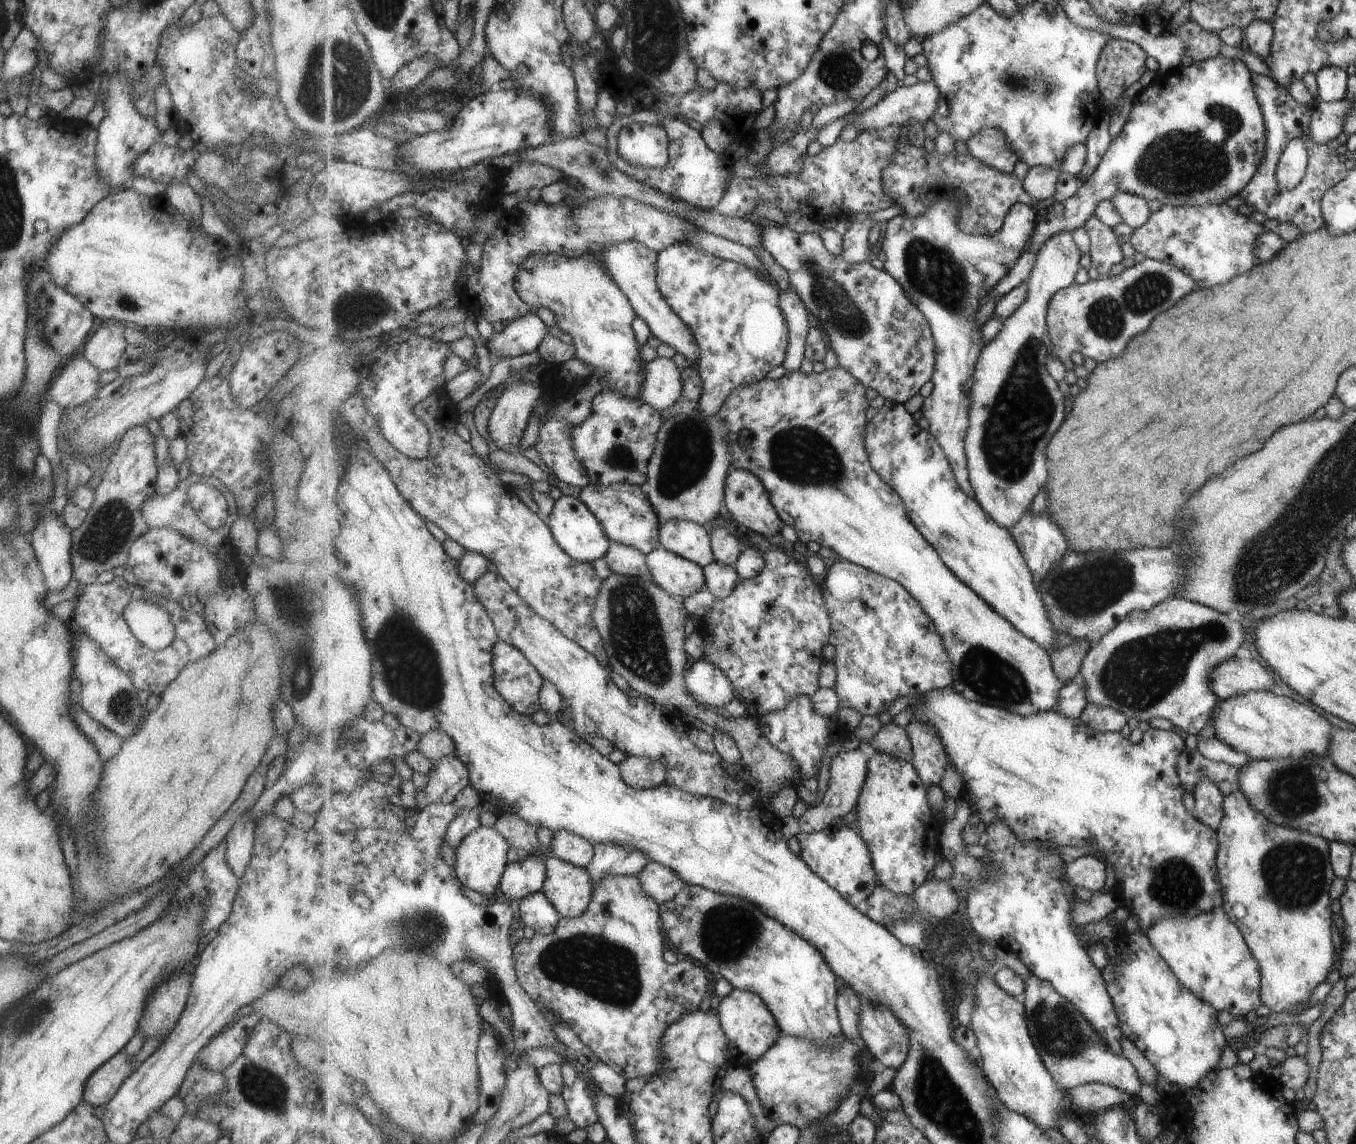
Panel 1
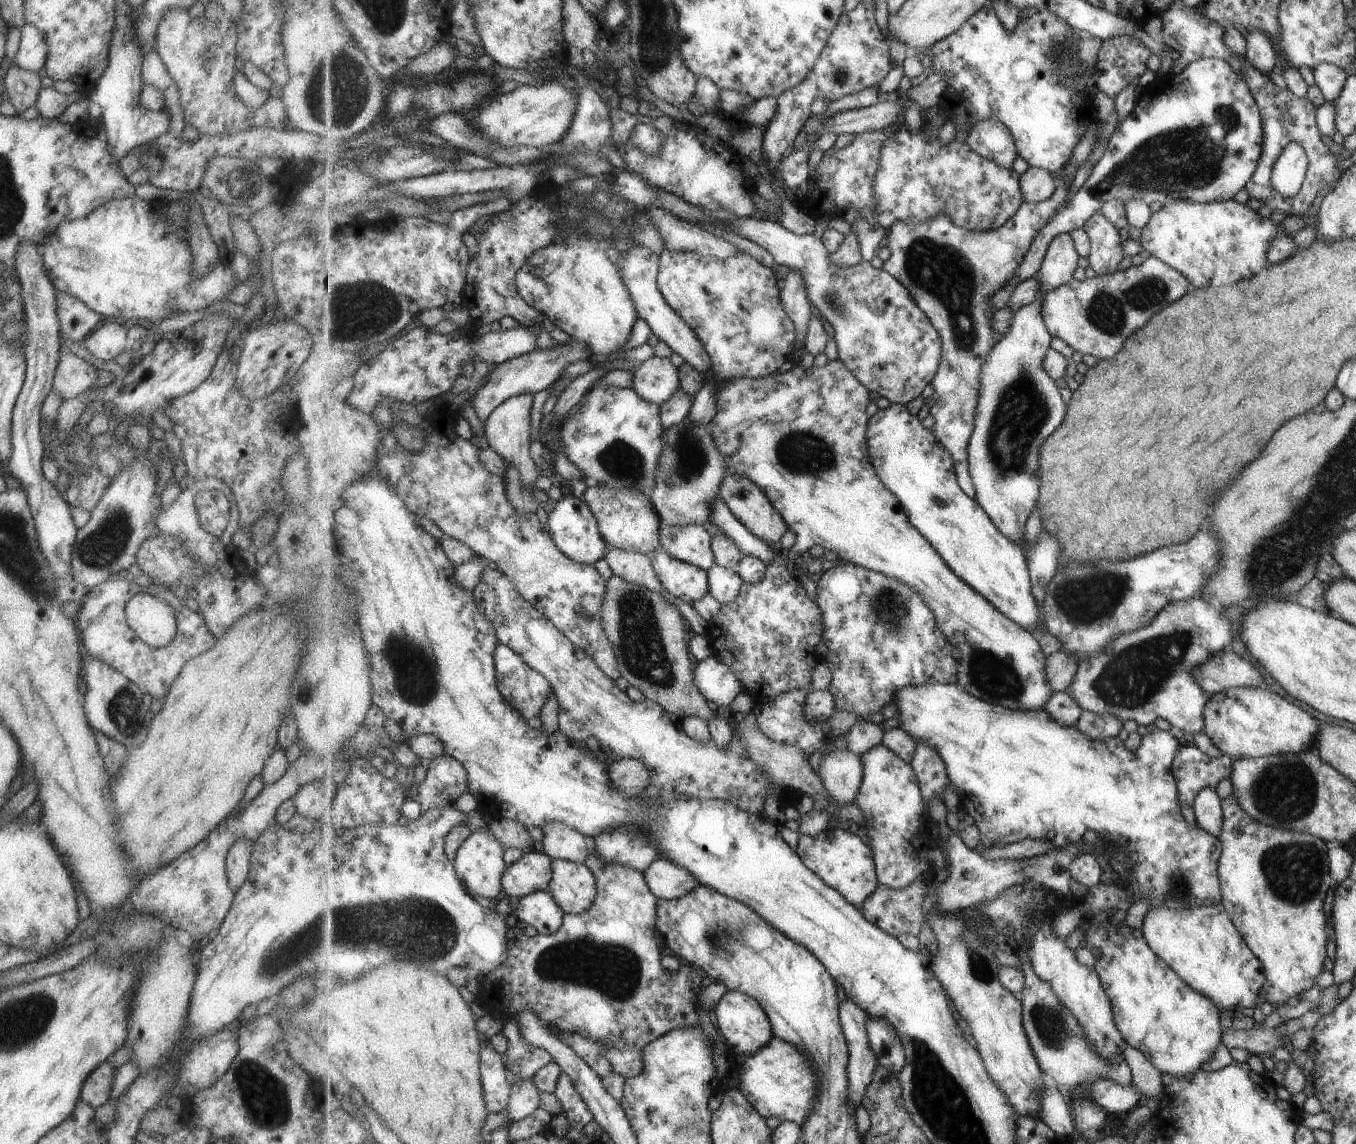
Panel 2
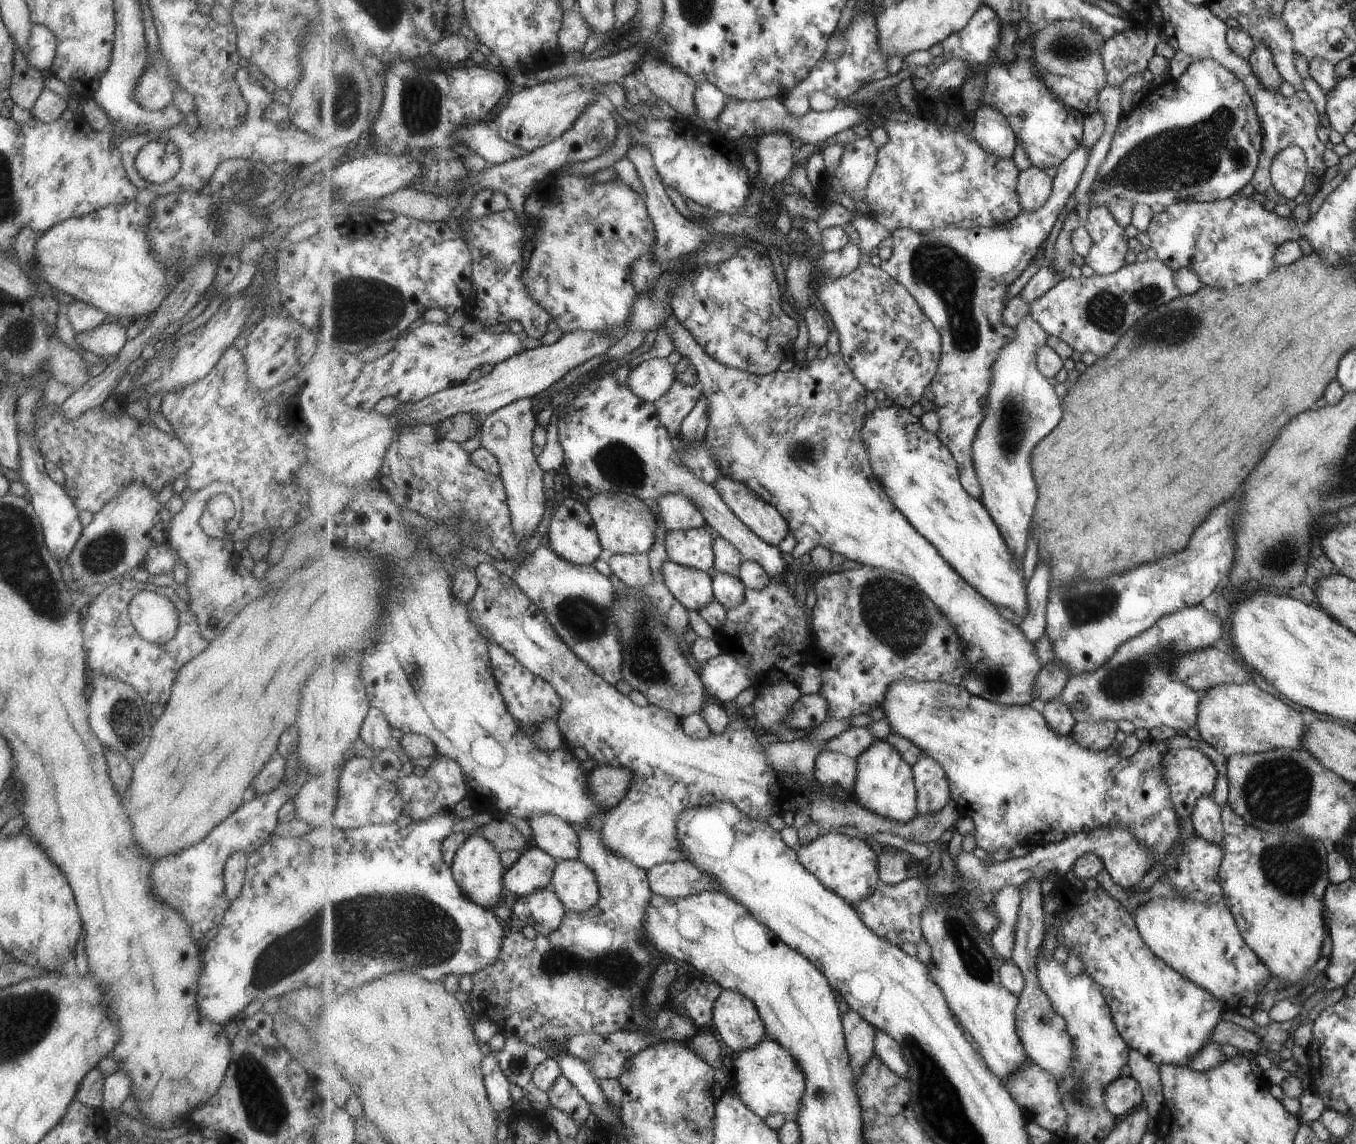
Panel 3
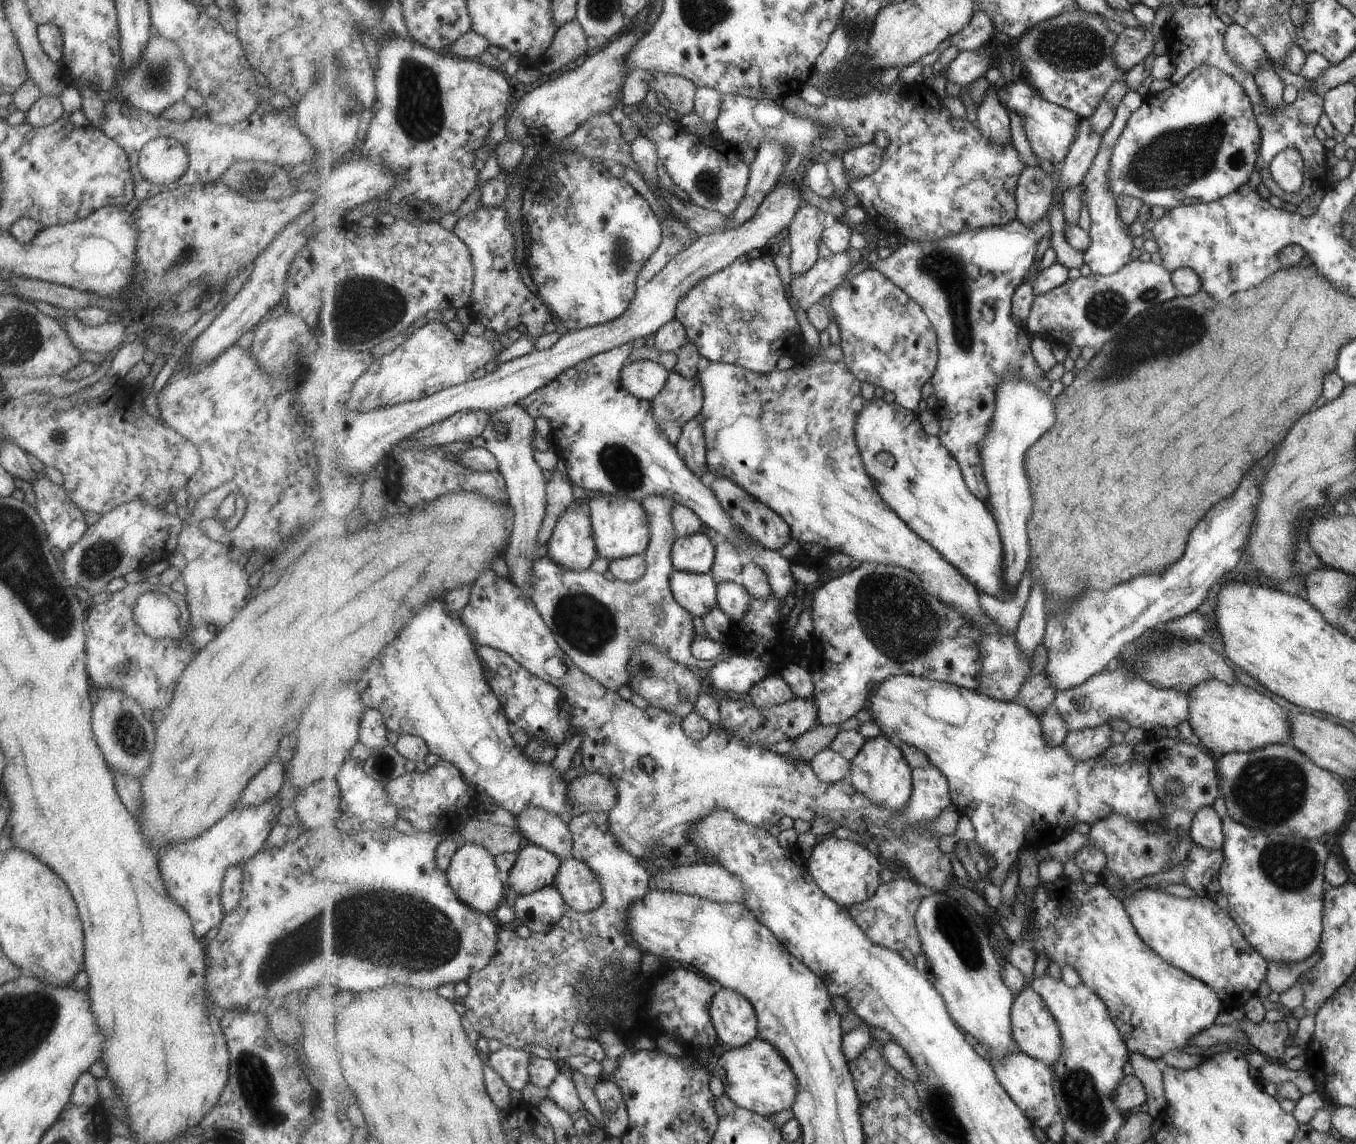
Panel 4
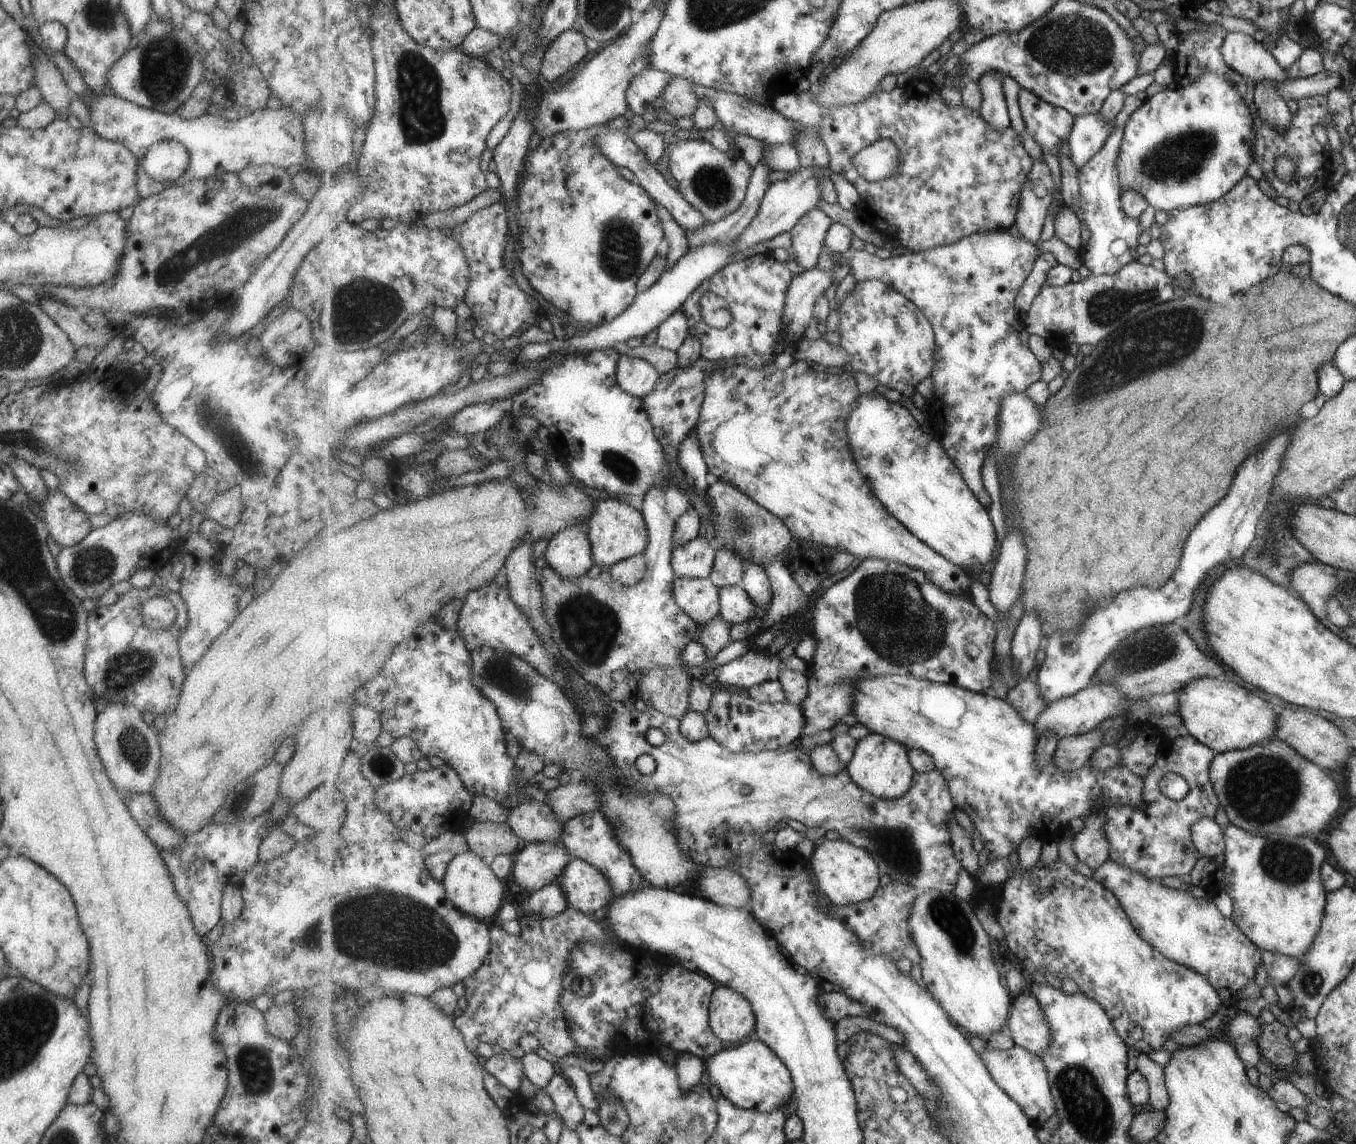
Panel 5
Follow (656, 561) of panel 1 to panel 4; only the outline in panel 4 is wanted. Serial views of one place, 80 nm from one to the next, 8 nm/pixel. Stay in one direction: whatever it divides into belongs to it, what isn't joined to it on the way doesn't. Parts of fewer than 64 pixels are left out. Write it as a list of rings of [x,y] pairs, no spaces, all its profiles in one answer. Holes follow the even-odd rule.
[[[675,570],[671,575],[671,588],[677,602],[694,616],[703,619],[718,606],[718,584],[710,573]]]

